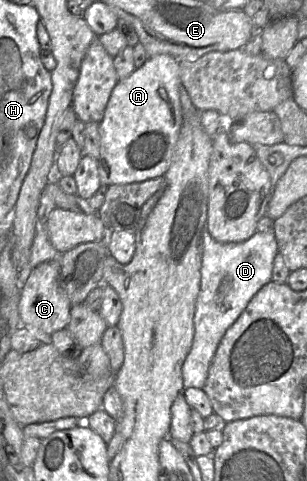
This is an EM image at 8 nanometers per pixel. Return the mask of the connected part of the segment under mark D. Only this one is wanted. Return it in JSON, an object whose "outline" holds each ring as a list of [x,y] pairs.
{"outline":[[[206,223],[202,231],[201,280],[194,314],[194,337],[182,365],[184,390],[204,387],[211,361],[225,332],[255,294],[273,281],[273,264],[278,252],[274,232],[257,231],[246,241],[221,243],[211,237]]]}

